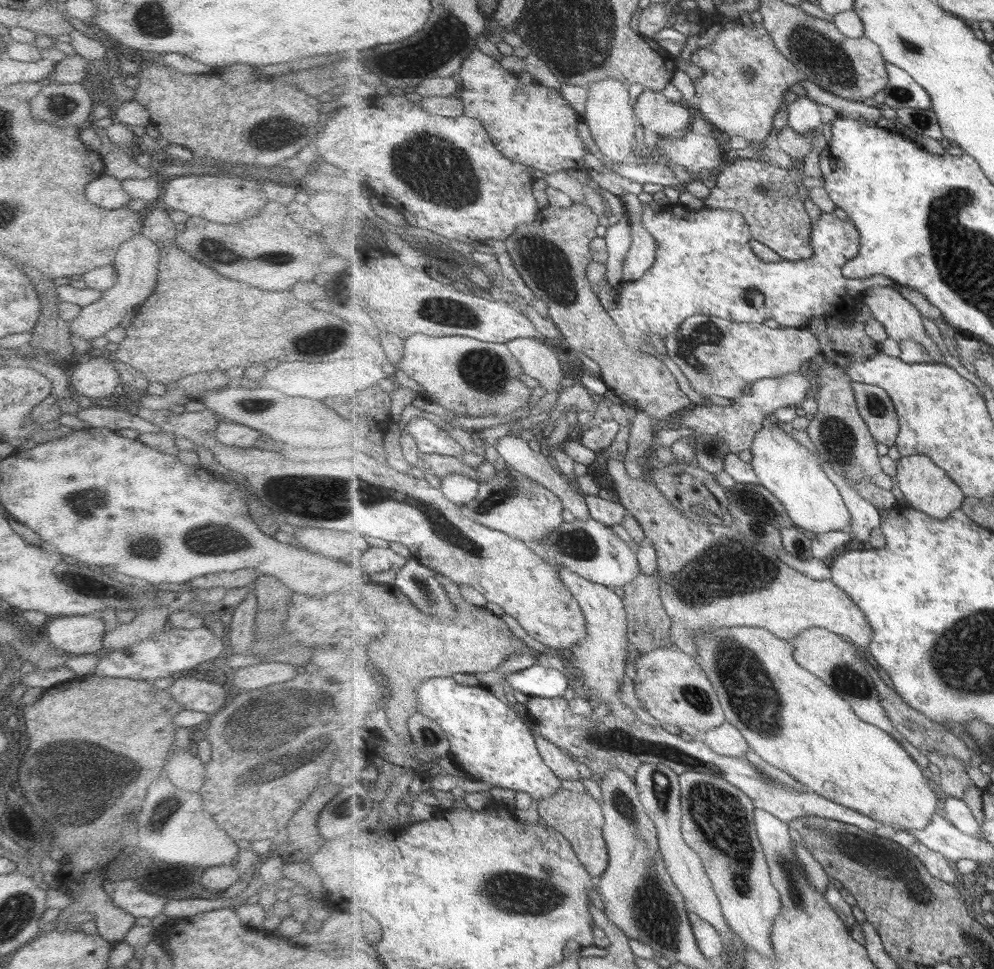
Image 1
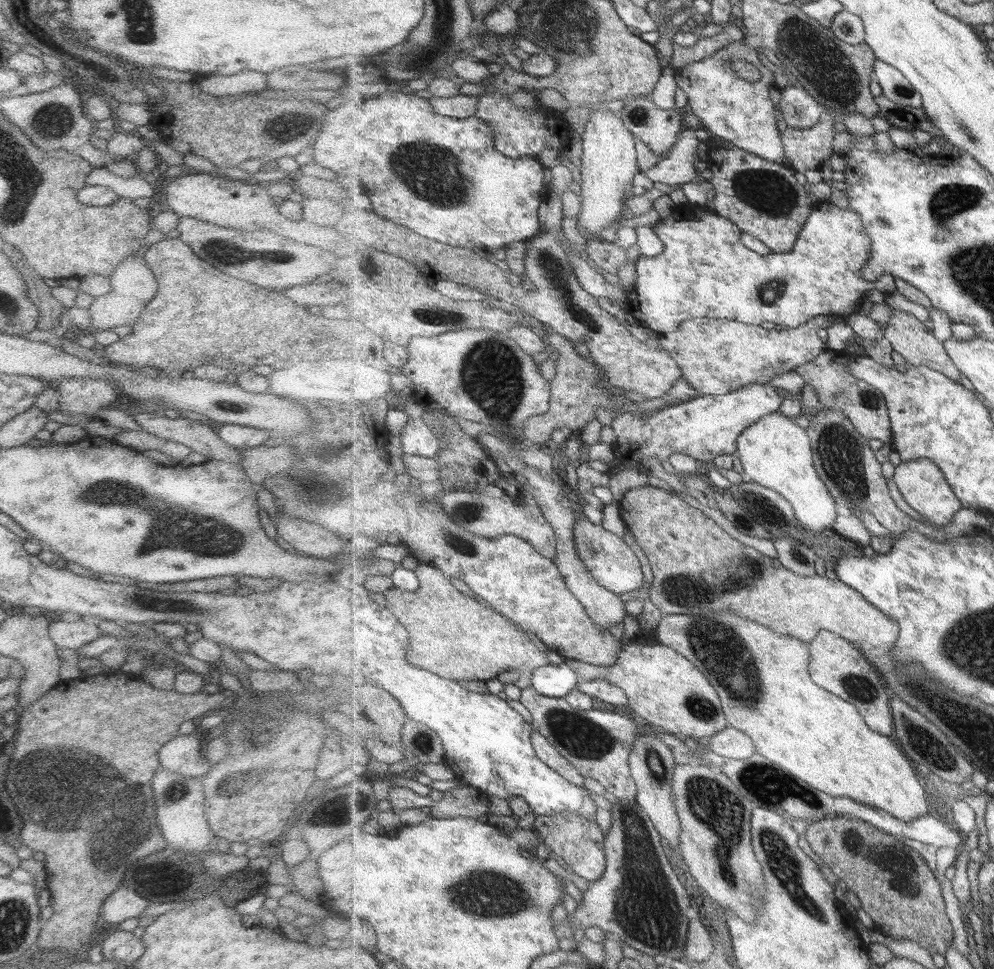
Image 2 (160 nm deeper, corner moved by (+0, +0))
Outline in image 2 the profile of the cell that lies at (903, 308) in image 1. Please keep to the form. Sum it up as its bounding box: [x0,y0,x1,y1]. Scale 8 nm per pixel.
[884,309,962,382]

